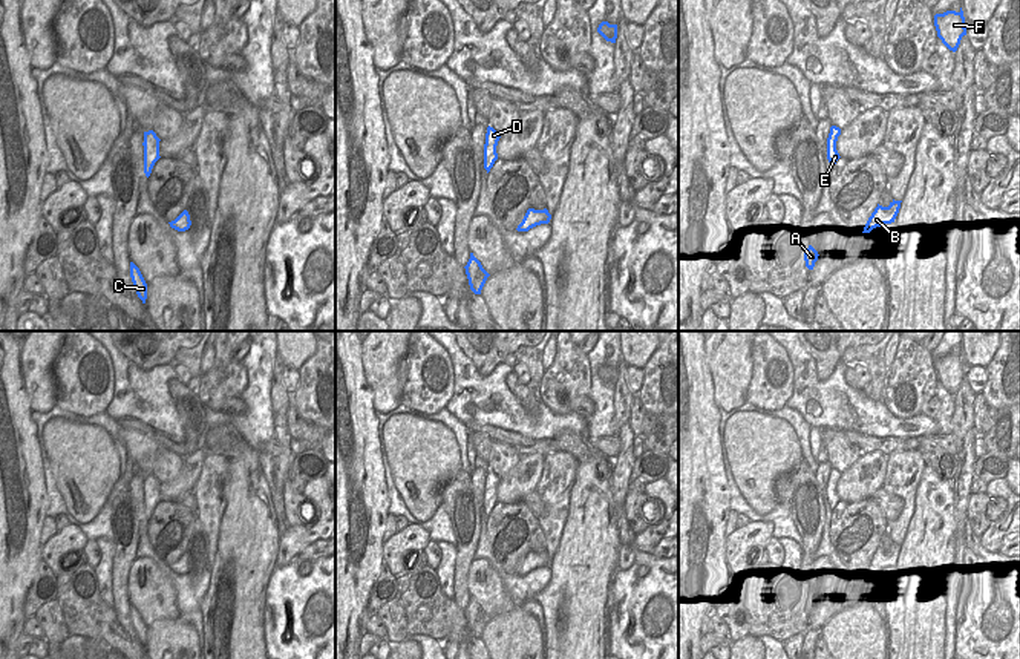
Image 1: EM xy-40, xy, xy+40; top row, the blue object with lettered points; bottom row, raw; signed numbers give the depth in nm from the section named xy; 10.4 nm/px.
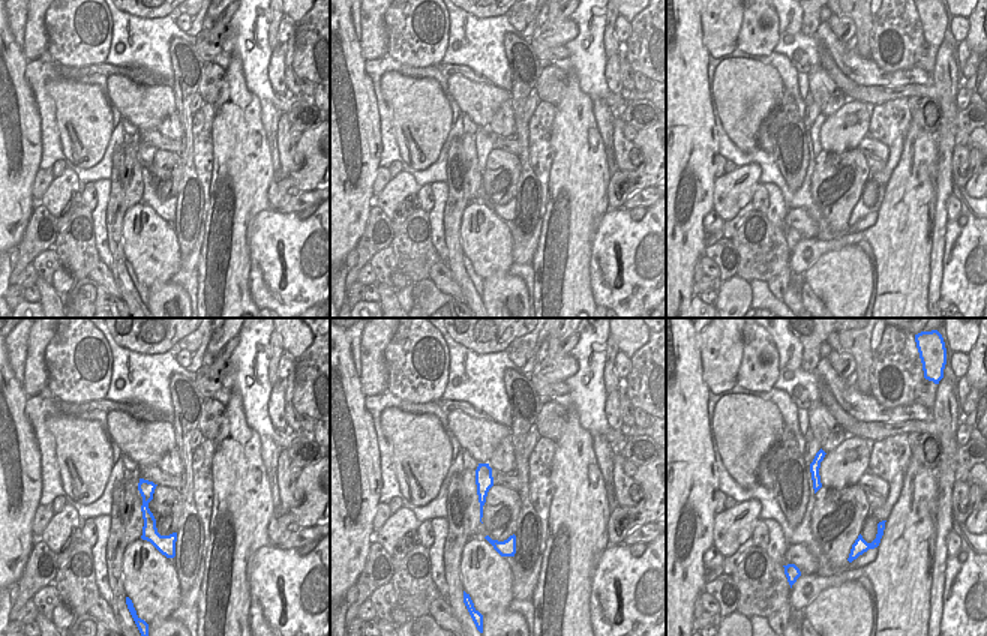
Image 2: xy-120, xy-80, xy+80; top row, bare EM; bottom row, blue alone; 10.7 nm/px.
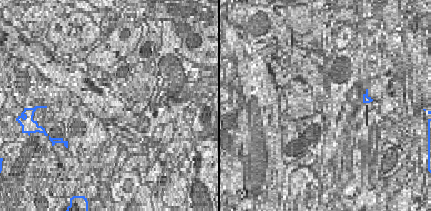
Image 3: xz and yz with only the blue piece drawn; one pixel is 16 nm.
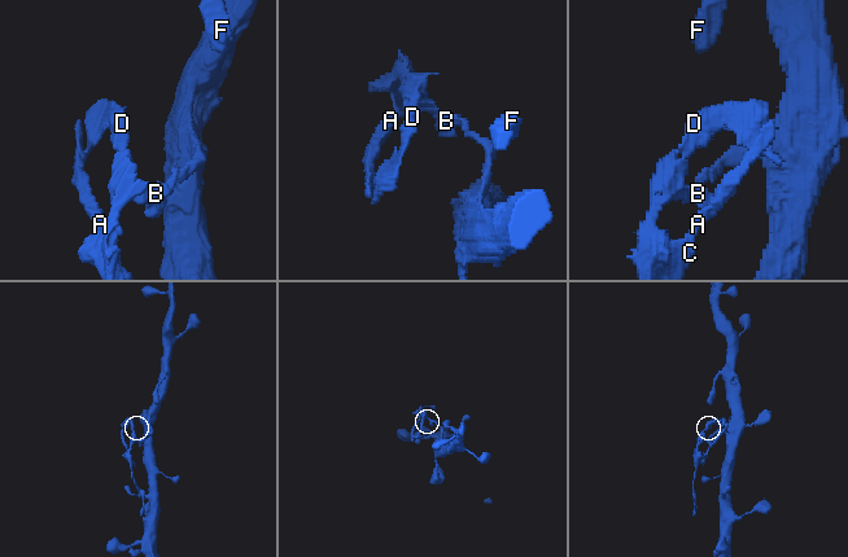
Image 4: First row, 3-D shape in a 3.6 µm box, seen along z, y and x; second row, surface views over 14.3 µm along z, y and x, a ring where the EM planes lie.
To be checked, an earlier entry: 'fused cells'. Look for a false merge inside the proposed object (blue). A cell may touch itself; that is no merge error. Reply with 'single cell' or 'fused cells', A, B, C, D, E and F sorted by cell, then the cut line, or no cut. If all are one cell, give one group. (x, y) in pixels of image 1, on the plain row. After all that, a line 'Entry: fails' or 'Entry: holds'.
fused cells | A B C D E / F | xy+40 (884, 550), (895, 561)
Entry: holds

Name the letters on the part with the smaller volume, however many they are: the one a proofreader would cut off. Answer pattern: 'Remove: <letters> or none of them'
Remove: A, B, C, D, E

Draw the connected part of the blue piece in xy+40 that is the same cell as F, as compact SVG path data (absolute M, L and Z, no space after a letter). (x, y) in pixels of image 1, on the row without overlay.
M962 351L959 356L946 354L943 357L936 357L934 369L937 374L937 380L942 383L942 386L950 394L956 395L962 380L966 379L965 360Z

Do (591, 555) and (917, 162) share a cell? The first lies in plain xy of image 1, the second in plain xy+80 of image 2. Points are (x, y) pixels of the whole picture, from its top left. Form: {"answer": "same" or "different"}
{"answer": "same"}

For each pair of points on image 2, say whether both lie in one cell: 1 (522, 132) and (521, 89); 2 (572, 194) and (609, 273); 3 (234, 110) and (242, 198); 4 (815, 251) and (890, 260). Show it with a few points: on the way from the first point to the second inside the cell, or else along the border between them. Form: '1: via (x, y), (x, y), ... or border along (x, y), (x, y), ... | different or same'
1: via (521, 122), (519, 99) | same
2: border along (609, 209), (602, 218), (591, 245), (588, 275) | different
3: via (237, 132), (240, 176) | same
4: via (834, 245), (858, 236), (870, 236), (875, 240) | same

